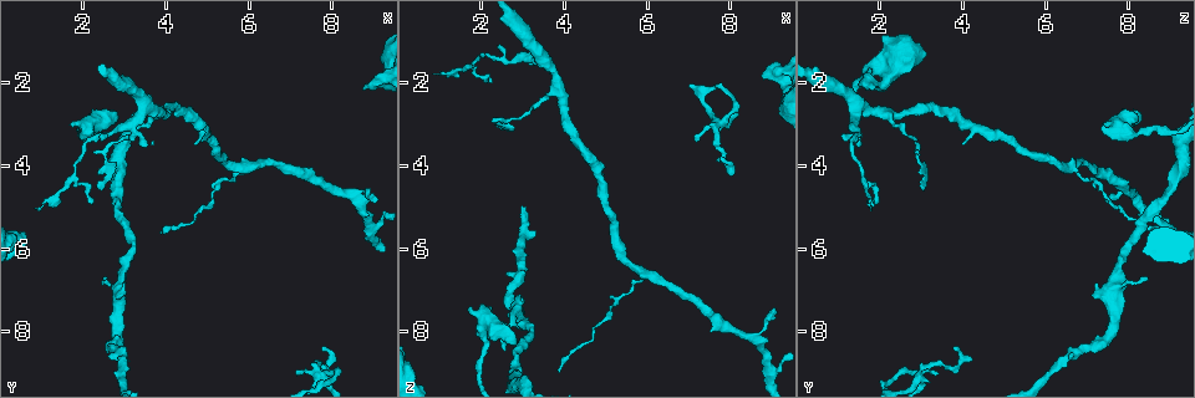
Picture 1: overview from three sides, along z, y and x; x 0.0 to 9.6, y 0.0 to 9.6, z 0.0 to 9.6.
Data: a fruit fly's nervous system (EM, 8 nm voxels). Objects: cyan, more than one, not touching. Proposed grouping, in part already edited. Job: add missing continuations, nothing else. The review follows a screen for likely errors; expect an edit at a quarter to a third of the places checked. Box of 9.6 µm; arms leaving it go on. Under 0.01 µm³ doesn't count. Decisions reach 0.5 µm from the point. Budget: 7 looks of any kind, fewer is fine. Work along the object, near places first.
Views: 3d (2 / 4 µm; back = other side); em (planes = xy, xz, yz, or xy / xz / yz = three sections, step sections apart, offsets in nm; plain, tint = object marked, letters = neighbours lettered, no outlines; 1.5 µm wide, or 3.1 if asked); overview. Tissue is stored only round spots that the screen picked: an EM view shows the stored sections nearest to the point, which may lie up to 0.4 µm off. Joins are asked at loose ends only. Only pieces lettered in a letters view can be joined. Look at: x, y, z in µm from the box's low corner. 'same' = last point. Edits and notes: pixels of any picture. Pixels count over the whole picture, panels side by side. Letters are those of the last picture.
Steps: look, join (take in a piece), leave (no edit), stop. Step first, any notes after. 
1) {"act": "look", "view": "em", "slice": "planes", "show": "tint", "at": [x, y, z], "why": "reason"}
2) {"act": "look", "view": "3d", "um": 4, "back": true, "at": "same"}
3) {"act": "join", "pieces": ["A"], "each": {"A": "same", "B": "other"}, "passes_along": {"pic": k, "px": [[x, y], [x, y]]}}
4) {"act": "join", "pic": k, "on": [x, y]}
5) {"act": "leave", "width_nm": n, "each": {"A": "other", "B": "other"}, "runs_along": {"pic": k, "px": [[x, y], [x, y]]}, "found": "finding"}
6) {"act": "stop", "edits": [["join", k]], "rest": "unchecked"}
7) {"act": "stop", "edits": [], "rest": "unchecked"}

{"act": "look", "view": "3d", "um": 4, "at": [8.80, 2.15, 1.90], "why": "an open end"}

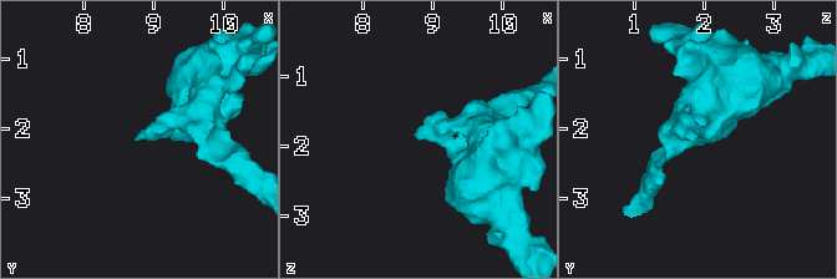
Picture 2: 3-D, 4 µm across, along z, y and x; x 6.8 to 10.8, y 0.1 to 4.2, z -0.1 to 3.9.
{"act": "look", "view": "em", "slice": "xz", "step": 8, "show": "letters", "at": [8.75, 2.15, 1.80], "why": "now the EM"}

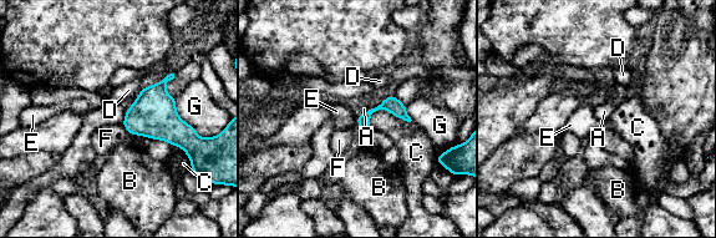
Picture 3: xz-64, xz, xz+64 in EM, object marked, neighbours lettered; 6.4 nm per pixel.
{"act": "leave", "each": {"A": "other", "B": "other", "C": "other", "D": "other", "E": "other", "F": "other", "G": "other"}, "found": "no lettered piece goes on from it"}

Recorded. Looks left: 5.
{"act": "look", "view": "3d", "um": 2, "at": [2.95, 6.80, 7.20], "why": "branch stops here"}

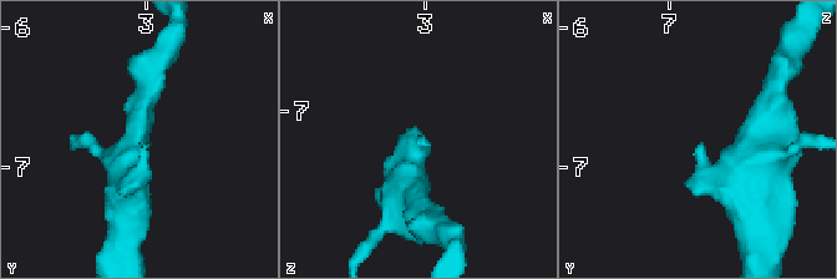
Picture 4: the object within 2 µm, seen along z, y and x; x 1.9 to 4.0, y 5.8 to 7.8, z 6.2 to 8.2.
{"act": "look", "view": "em", "slice": "xz", "step": 4, "show": "letters", "at": [3.00, 6.82, 7.22], "why": "shape alone is not enough"}

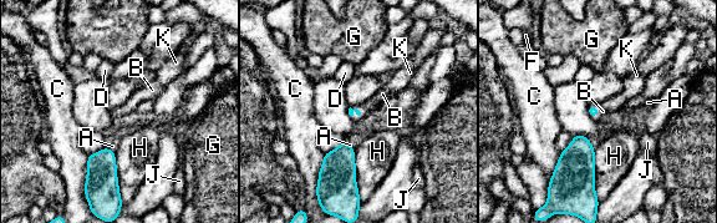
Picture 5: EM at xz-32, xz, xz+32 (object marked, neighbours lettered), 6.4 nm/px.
{"act": "join", "pieces": ["B"], "each": {"A": "other", "B": "same", "C": "other", "D": "other", "F": "other", "G": "other", "H": "other", "J": "other", "K": "other"}, "passes_along": {"pic": 5, "px": [[593, 111], [599, 112], [603, 111]]}, "found": "it goes on there"}

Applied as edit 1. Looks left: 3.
{"act": "look", "view": "overview"}

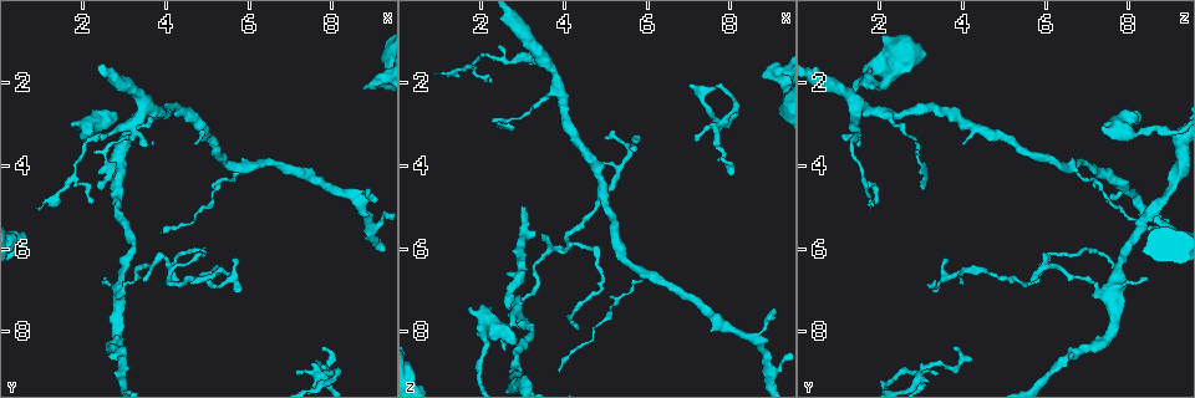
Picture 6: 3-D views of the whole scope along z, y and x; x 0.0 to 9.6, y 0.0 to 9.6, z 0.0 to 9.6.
{"act": "look", "view": "3d", "um": 2, "back": true, "at": [2.85, 2.80, 8.30], "why": "branch stops here"}

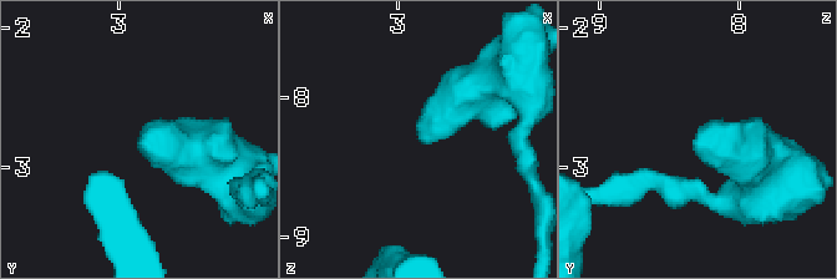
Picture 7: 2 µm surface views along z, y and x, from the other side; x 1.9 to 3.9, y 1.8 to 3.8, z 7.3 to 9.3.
{"act": "look", "view": "em", "slice": "planes", "show": "letters", "at": [2.82, 2.80, 8.34]}

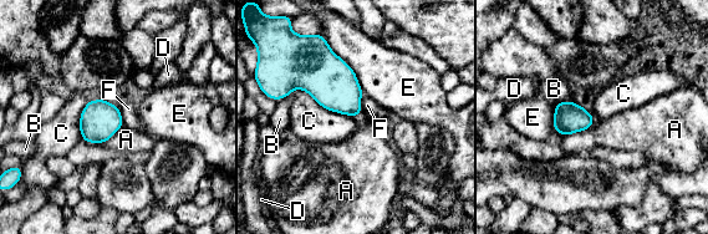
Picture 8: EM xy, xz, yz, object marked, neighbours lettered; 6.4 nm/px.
{"act": "leave", "each": {"A": "other", "B": "other", "C": "other", "D": "other", "E": "other", "F": "other"}, "border": {"pic": 8, "px": [[299, 87], [324, 107], [357, 117]]}, "found": "none of them fits"}

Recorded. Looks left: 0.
{"act": "stop", "edits": [["join", 5]], "rest": "unchecked"}

